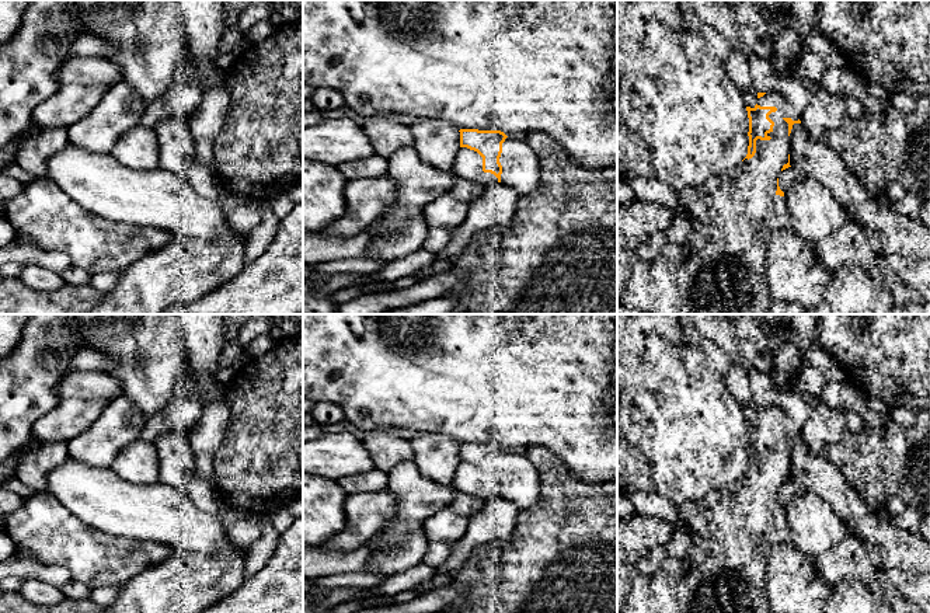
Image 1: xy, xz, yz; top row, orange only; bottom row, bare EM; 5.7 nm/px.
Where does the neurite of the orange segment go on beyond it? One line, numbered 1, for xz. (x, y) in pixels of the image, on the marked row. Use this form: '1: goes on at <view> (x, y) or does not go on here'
1: goes on at xz (467, 164)

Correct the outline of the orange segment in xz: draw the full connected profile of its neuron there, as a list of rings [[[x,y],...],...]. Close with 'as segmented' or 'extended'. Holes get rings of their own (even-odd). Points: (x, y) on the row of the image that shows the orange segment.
[[[460,129],[460,149],[453,171],[459,178],[490,187],[501,182],[499,157],[508,137],[501,130]]] | extended

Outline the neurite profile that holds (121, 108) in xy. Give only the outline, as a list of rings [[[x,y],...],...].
[[[123,77],[84,118],[67,128],[69,142],[93,153],[111,153],[118,137],[139,123],[146,108]]]

